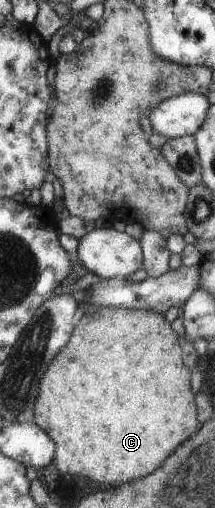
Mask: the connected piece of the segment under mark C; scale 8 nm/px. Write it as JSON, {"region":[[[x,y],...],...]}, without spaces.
{"region":[[[99,308],[84,314],[79,320],[75,320],[74,329],[66,340],[67,343],[59,349],[59,353],[47,365],[47,369],[39,381],[37,397],[33,404],[33,422],[55,443],[55,453],[53,453],[51,462],[59,472],[92,480],[101,488],[119,486],[130,480],[147,476],[155,469],[160,468],[168,460],[168,457],[188,440],[189,435],[193,436],[193,433],[196,433],[197,421],[195,421],[193,393],[189,391],[189,371],[181,363],[181,351],[177,345],[178,335],[173,333],[173,329],[169,325],[170,323],[163,319],[163,315],[142,308]]]}

